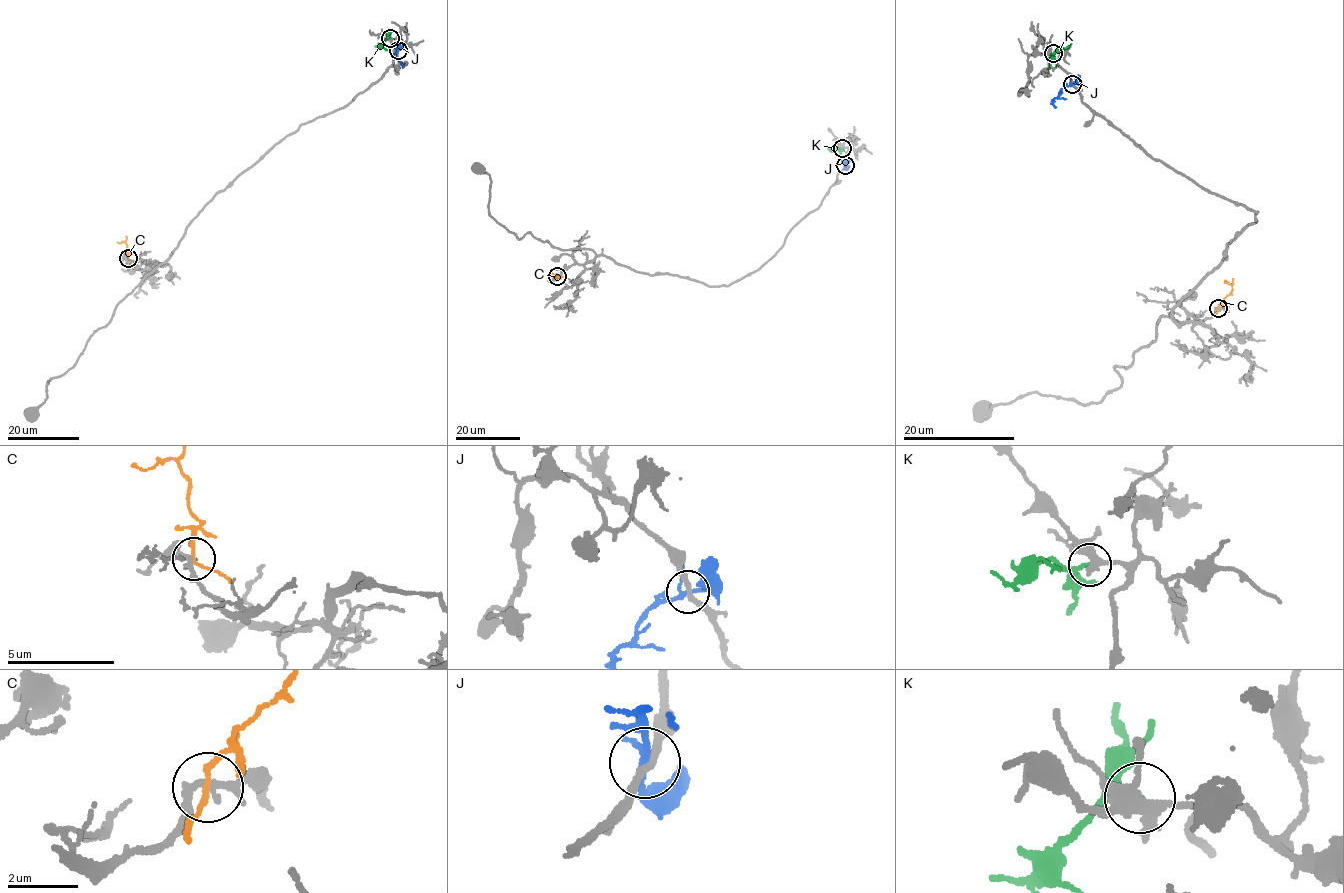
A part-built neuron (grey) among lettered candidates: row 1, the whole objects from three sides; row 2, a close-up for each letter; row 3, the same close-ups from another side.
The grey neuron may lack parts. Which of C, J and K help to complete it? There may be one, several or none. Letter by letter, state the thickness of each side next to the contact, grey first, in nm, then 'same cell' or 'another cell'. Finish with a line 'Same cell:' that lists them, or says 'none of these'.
C: 180/120 nm | another cell
J: 240/140 nm | another cell
K: 340/180 nm | same cell
Same cell: K

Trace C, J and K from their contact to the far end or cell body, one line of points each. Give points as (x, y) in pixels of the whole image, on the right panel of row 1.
C: (1219, 308), (1232, 289), (1226, 280)
J: (1072, 84), (1062, 89), (1054, 99), (1056, 108)
K: (1052, 54), (1049, 69)

